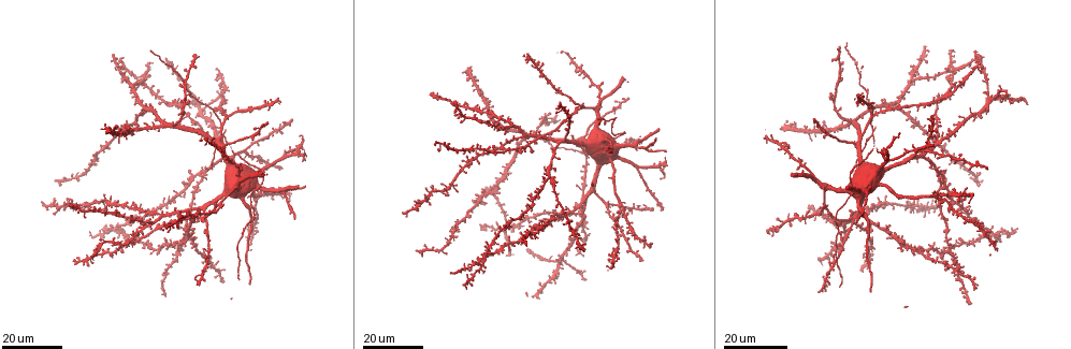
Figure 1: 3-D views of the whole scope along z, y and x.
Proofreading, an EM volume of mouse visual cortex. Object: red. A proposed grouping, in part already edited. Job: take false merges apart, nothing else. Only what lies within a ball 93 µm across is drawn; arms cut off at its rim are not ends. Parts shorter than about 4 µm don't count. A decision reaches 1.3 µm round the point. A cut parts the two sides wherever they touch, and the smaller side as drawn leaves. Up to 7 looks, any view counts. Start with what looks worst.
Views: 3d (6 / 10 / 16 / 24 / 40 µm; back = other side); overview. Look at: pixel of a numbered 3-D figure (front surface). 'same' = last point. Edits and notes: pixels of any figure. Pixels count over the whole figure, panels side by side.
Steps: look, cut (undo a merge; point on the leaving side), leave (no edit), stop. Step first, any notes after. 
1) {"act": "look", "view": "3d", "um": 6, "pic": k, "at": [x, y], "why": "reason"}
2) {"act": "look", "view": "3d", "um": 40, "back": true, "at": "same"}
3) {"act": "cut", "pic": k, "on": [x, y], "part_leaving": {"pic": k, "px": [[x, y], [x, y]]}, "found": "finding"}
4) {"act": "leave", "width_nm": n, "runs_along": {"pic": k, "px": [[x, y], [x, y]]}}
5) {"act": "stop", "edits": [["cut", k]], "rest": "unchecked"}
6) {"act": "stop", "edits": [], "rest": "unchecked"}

{"act": "look", "view": "3d", "um": 16, "pic": 1, "at": [872, 136], "why": "four arms meet"}

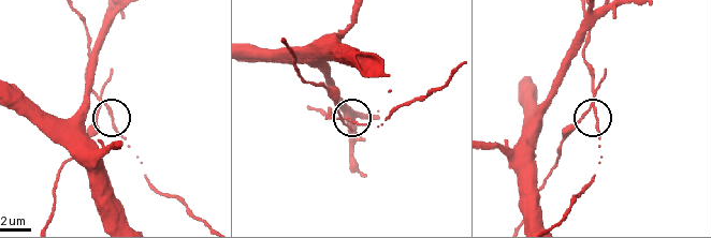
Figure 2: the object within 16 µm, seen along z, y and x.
{"act": "look", "view": "3d", "um": 6, "pic": 2, "at": [102, 104]}

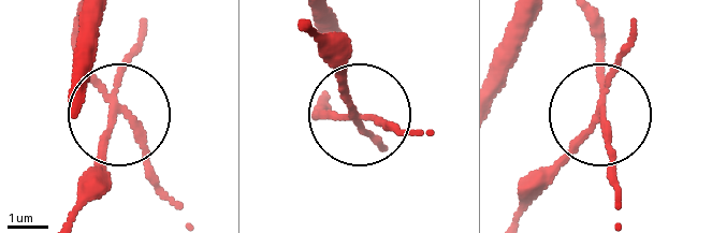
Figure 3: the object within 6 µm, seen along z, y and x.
{"act": "cut", "pic": 3, "on": [130, 49], "arms": 4, "found": "a second neuron is stuck on"}

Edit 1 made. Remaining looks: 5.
{"act": "look", "view": "overview", "why": "redraw"}

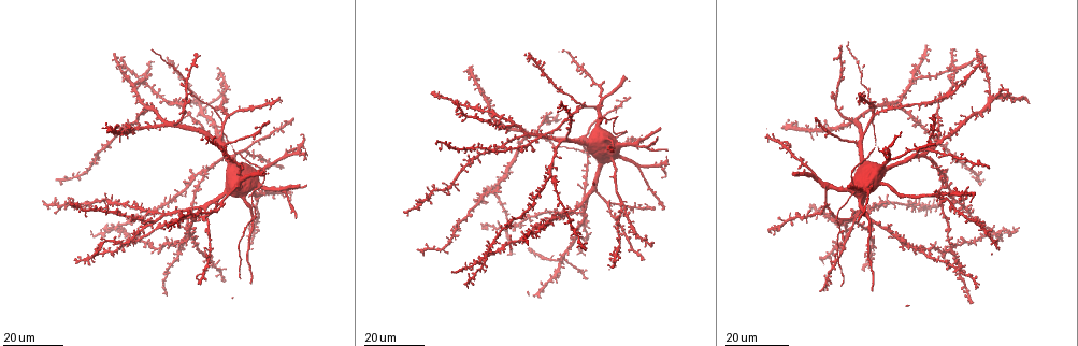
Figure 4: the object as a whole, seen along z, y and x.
{"act": "look", "view": "3d", "um": 24, "pic": 4, "at": [143, 75], "why": "two arms in line, one across"}

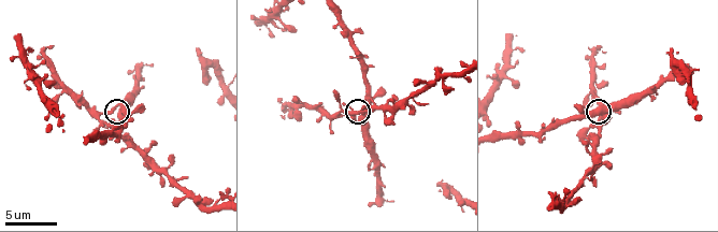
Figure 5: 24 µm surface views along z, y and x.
{"act": "look", "view": "3d", "um": 6, "pic": 5, "at": [112, 109]}

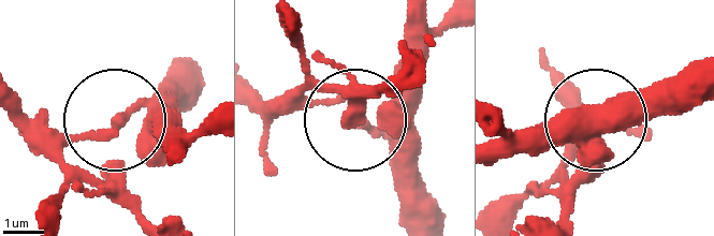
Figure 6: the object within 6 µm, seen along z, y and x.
{"act": "leave", "runs_along": {"pic": 6, "px": [[146, 219], [118, 120], [43, 137], [13, 117]]}, "found": "all the same neuron"}

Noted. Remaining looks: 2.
{"act": "look", "view": "3d", "um": 24, "pic": 4, "at": [873, 120], "why": "four-way junction"}

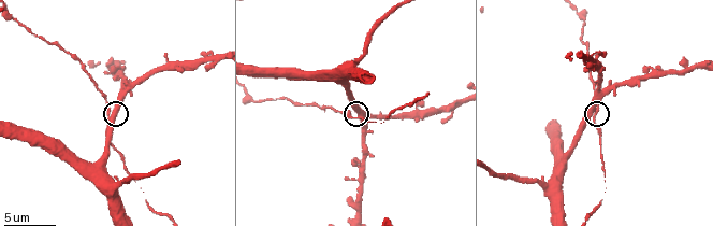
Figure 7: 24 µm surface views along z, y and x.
{"act": "look", "view": "3d", "um": 10, "pic": 7, "at": [357, 109], "why": "closer look"}

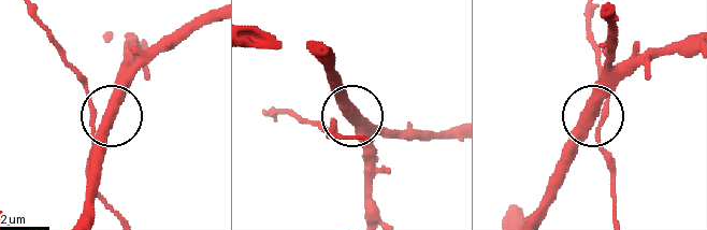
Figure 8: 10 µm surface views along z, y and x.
{"act": "leave", "arms": 4, "runs_along": {"pic": 8, "px": [[530, 213], [573, 132], [625, 73]]}, "found": "one neuron here"}

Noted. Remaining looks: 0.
{"act": "stop", "edits": [["cut", 3]], "rest": "unchecked"}

